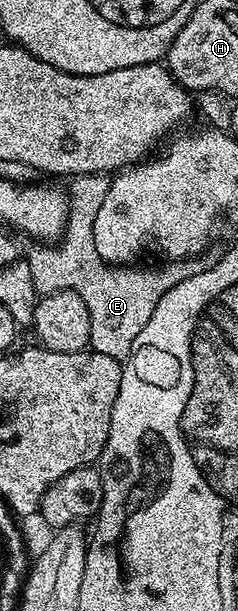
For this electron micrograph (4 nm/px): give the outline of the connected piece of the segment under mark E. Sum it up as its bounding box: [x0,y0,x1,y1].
[26,174,198,361]

